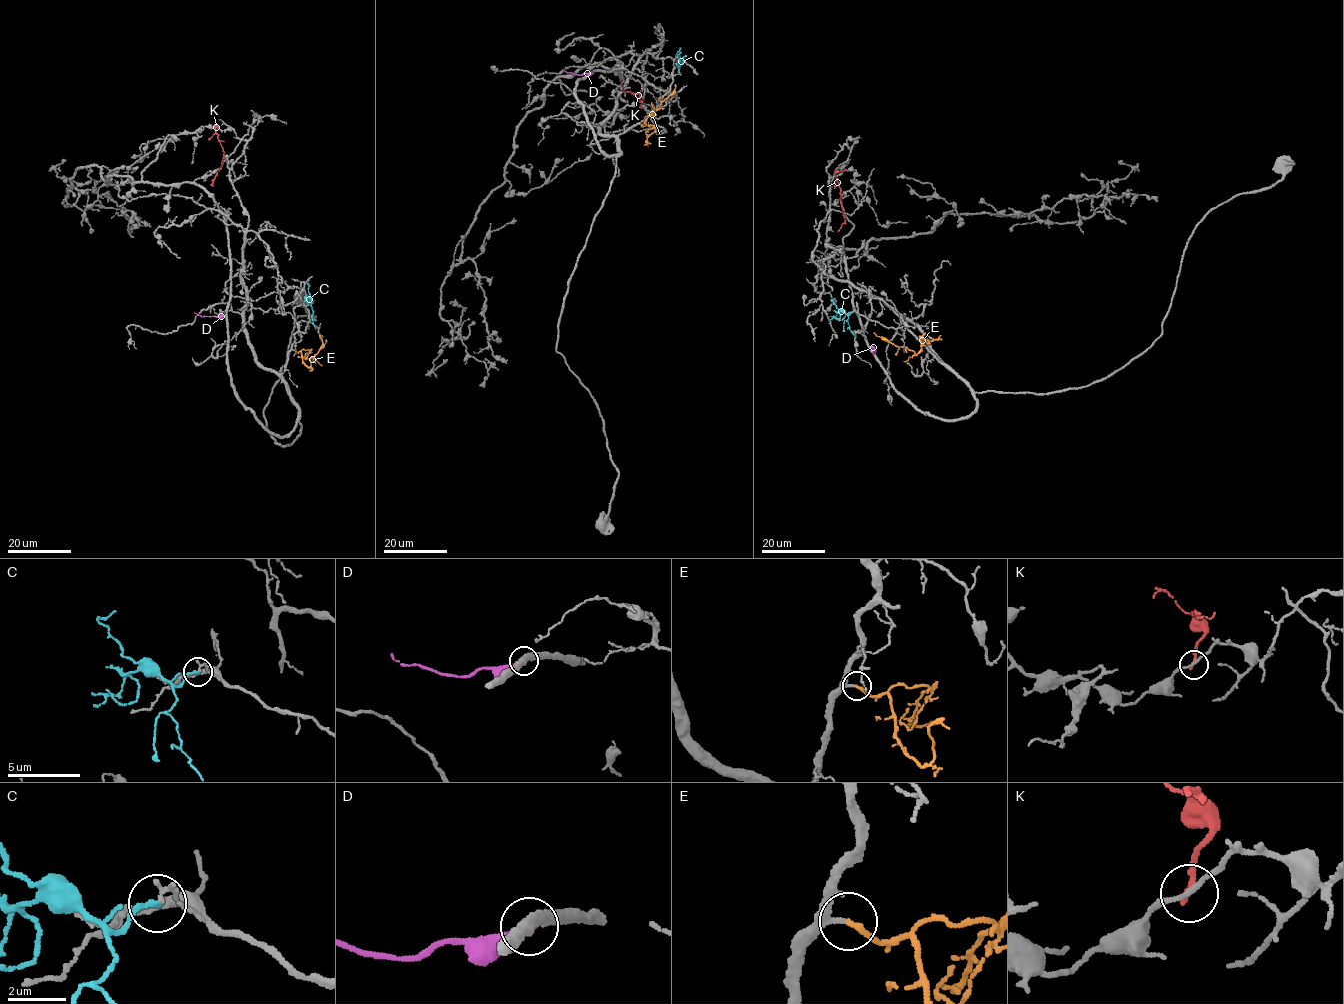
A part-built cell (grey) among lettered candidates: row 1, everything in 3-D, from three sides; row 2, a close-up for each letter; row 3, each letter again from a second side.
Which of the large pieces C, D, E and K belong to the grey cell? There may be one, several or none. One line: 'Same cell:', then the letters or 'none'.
Same cell: E

